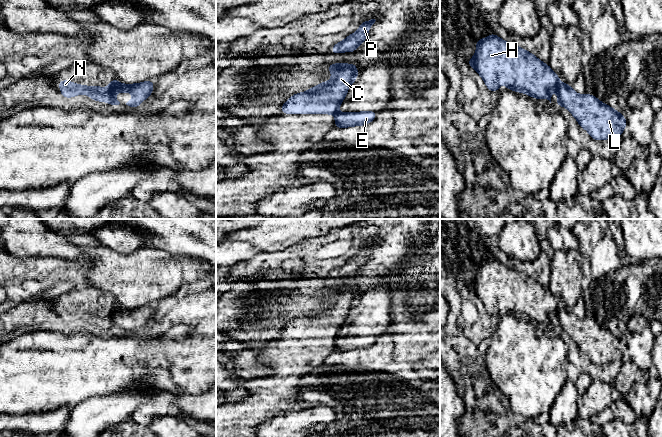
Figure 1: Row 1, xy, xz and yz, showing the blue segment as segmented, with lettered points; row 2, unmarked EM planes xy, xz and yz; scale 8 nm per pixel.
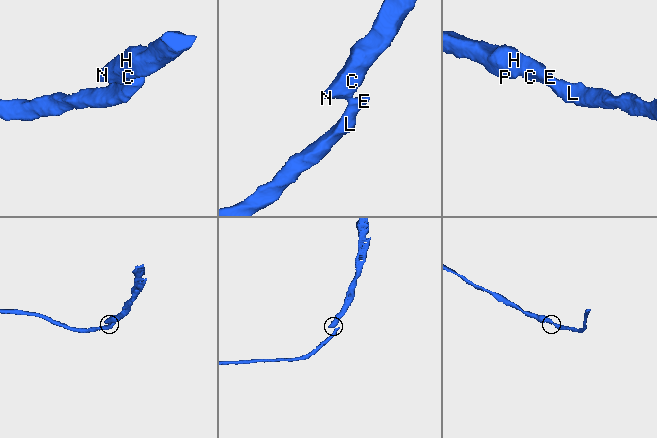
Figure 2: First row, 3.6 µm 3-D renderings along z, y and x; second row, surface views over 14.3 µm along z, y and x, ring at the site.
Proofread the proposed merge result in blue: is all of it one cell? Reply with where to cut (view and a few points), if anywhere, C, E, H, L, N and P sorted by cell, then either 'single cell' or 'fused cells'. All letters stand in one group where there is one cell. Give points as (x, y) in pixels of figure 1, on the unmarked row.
xy (117, 306), (112, 311), (107, 324) | C H N P / E L | fused cells

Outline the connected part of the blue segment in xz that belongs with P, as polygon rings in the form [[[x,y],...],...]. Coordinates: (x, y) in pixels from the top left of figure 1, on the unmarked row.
[[[375,243],[364,245],[359,250],[359,253],[346,261],[345,264],[335,268],[331,272],[331,276],[338,278],[341,276],[355,276],[356,272],[368,261],[369,252],[375,247]]]

